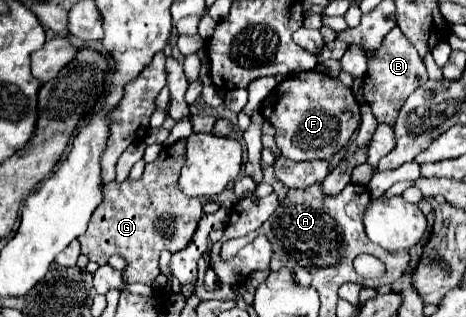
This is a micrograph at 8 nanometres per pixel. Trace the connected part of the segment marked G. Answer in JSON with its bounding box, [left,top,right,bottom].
[78,142,204,284]

